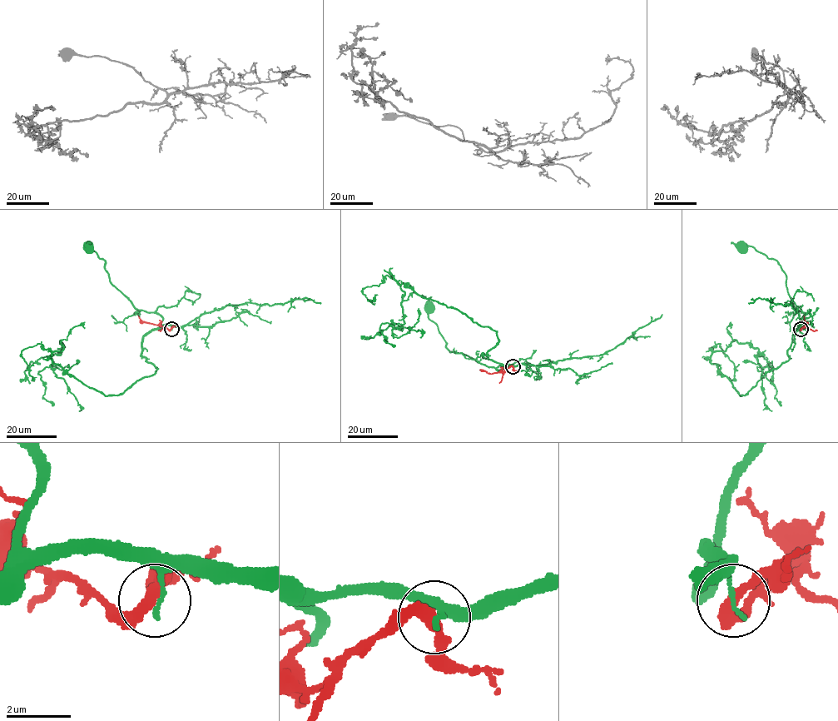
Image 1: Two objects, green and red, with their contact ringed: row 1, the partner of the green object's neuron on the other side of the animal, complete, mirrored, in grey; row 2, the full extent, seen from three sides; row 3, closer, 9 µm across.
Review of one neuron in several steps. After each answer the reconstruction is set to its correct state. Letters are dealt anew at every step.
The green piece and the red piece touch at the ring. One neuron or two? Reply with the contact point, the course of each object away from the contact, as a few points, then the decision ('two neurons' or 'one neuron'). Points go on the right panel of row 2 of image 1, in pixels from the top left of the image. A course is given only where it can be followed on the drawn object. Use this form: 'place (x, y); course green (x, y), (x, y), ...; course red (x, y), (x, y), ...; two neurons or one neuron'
place (800, 329); course green (800, 328), (804, 313), (793, 305), (785, 274), (776, 261), (752, 246), (742, 248); course red (800, 328), (808, 323), (804, 315); two neurons

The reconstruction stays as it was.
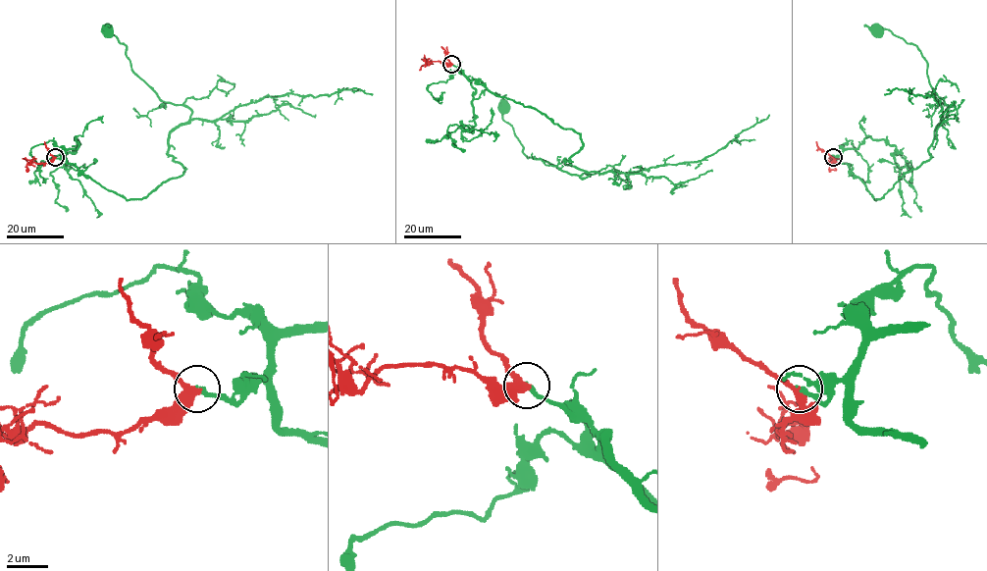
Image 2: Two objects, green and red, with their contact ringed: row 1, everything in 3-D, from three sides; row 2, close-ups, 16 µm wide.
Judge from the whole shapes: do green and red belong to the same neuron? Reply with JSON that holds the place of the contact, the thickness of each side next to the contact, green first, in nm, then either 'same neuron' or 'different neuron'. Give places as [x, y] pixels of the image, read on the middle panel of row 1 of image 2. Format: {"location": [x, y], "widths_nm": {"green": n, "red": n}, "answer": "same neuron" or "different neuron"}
{"location": [451, 64], "widths_nm": {"green": 180, "red": 380}, "answer": "same neuron"}

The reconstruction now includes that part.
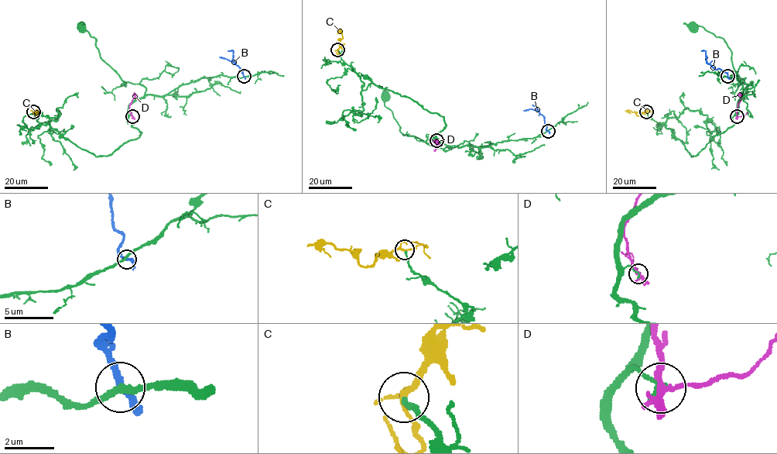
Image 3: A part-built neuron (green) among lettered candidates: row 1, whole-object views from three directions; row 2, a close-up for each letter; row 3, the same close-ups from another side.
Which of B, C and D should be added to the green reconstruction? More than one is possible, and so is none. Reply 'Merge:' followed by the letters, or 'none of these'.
Merge: C

